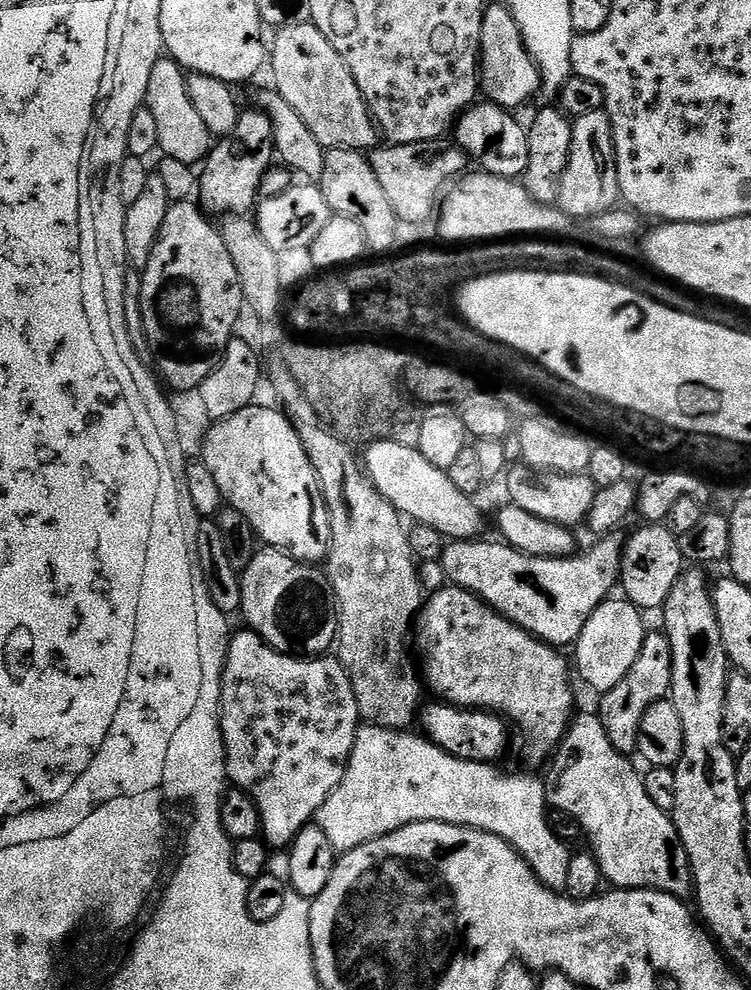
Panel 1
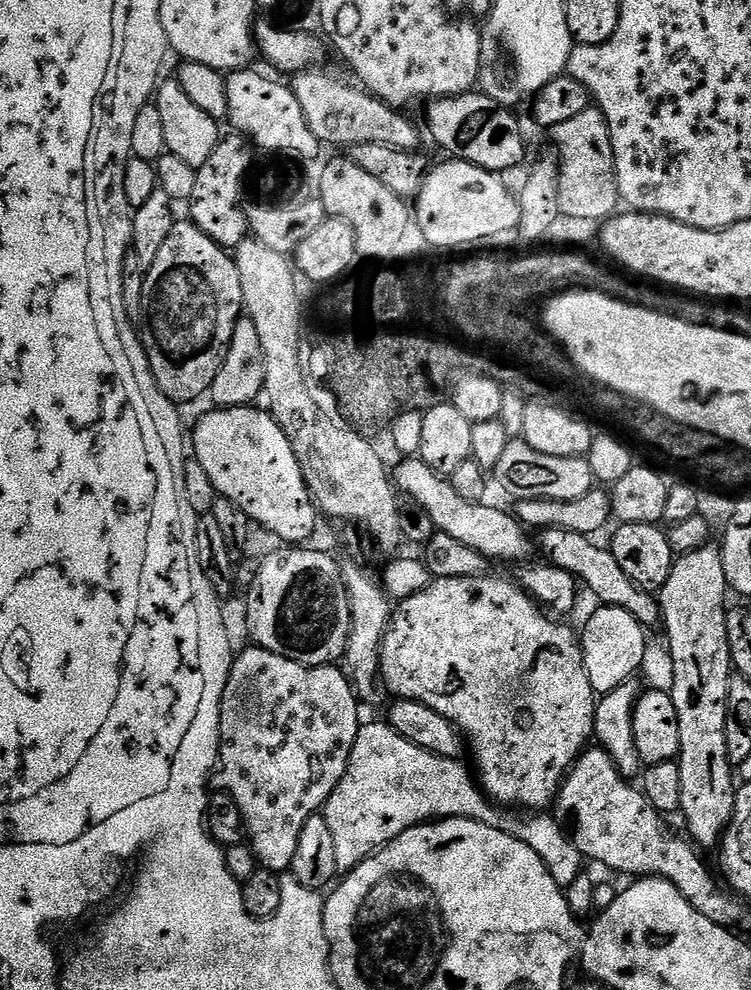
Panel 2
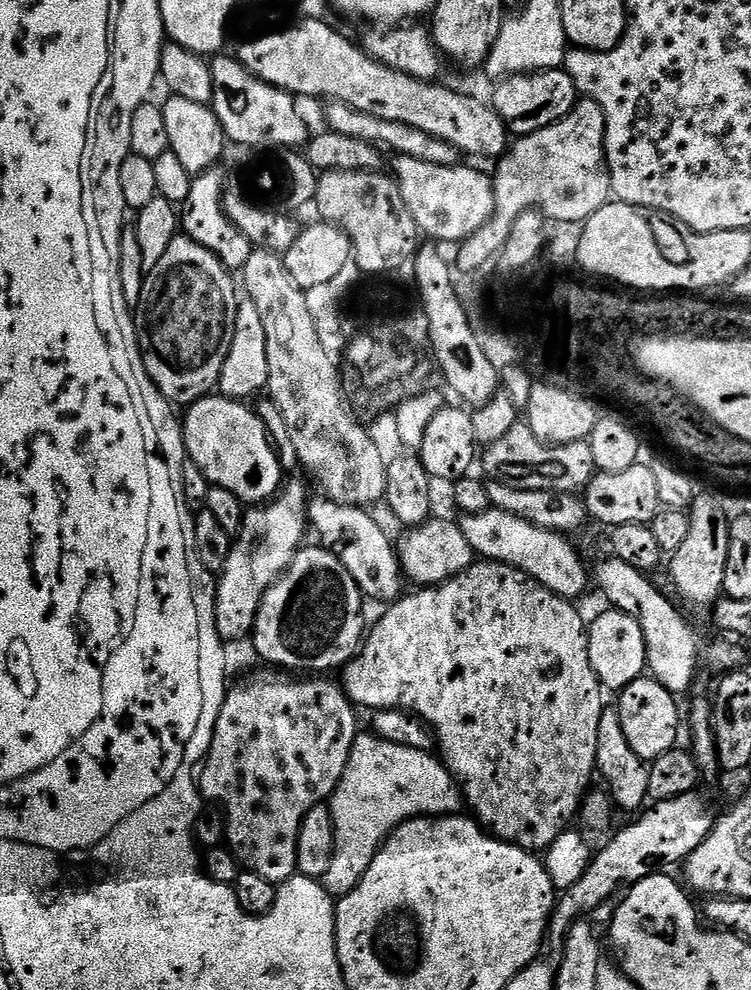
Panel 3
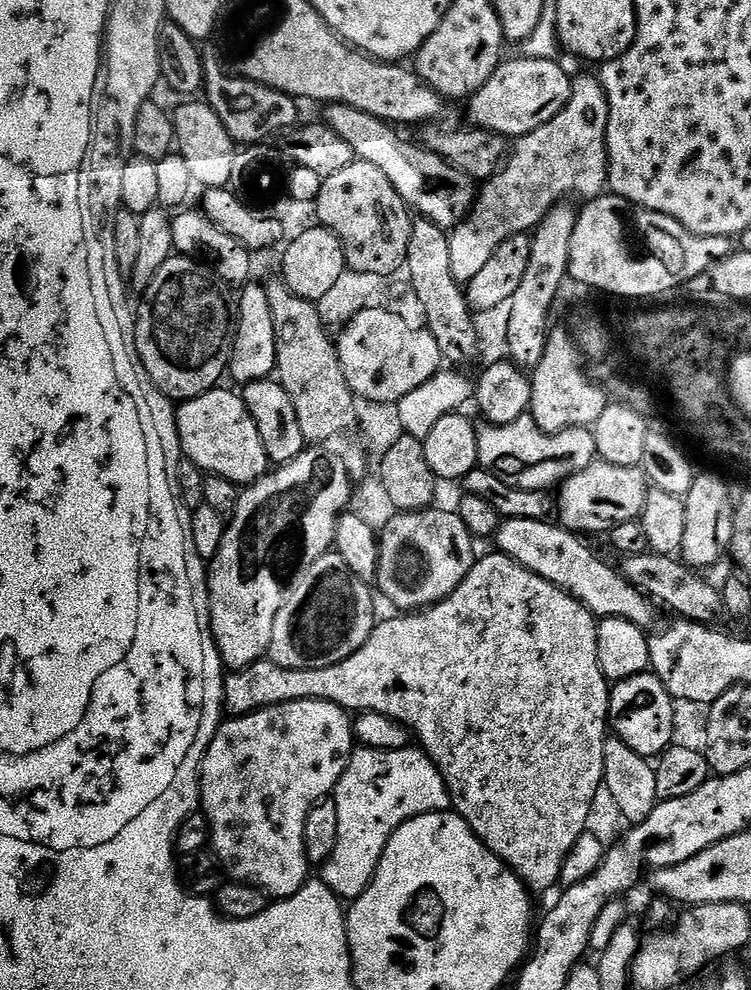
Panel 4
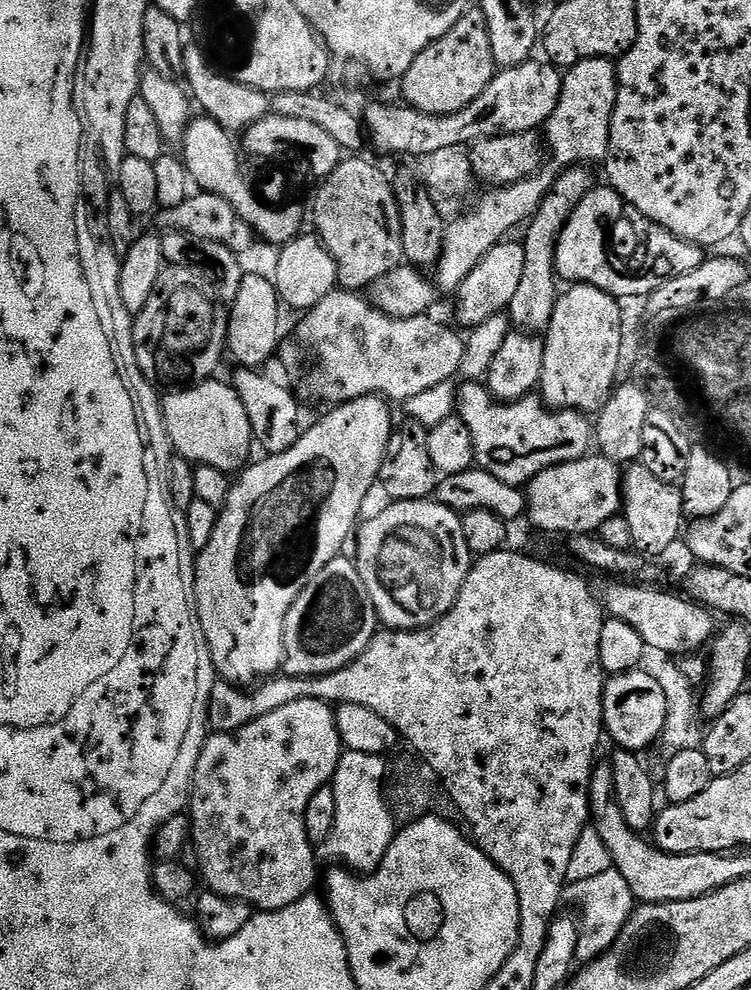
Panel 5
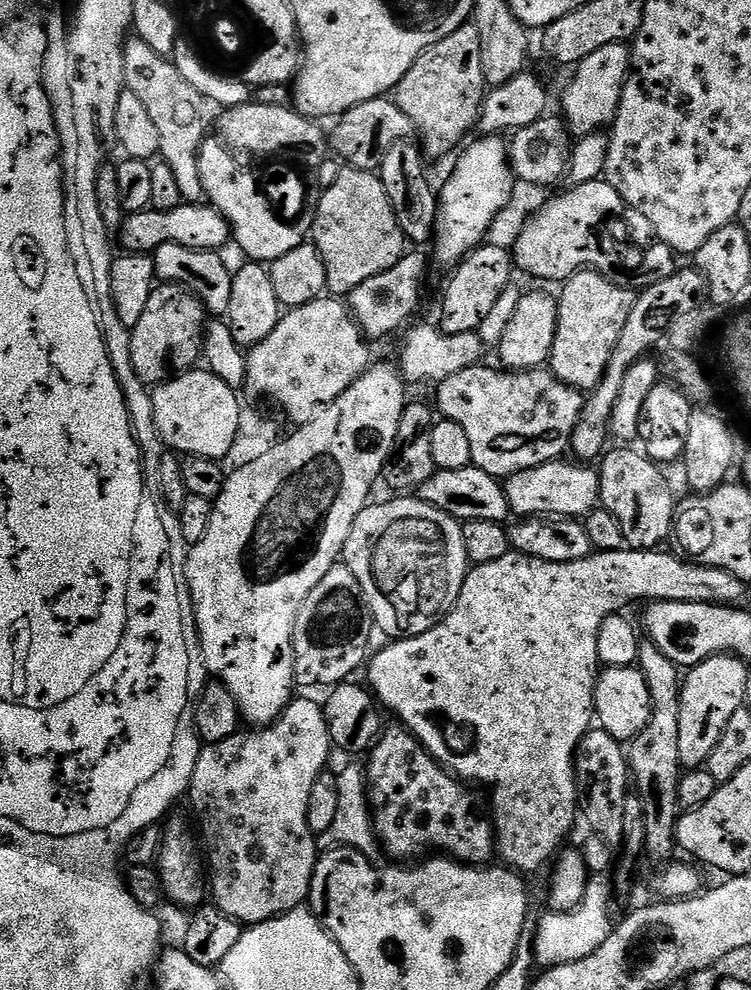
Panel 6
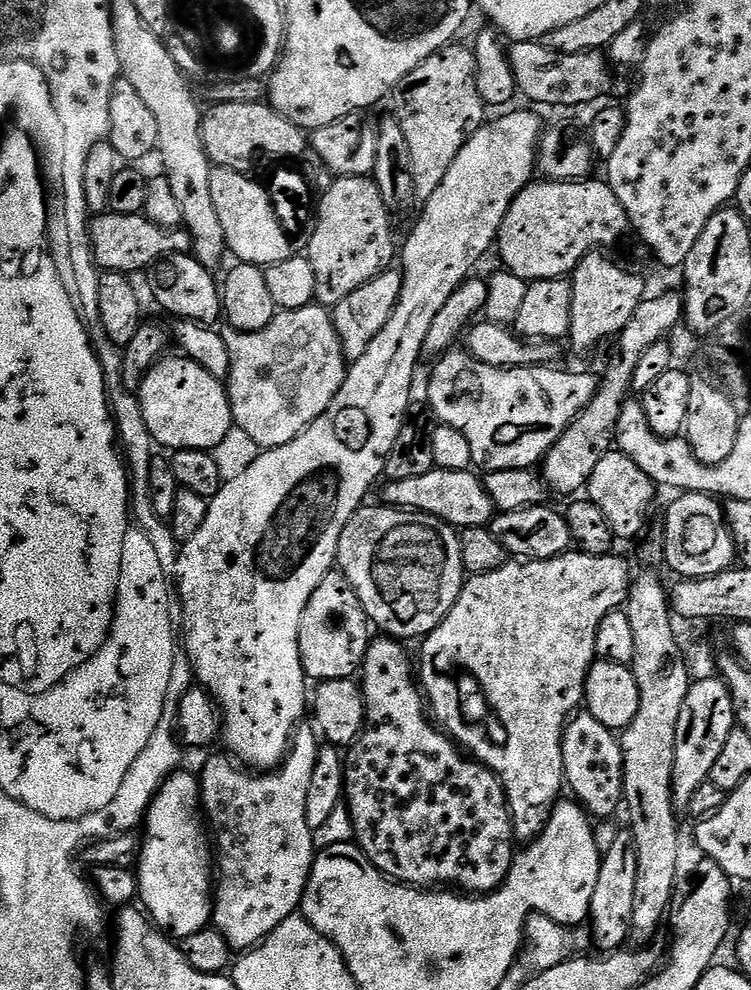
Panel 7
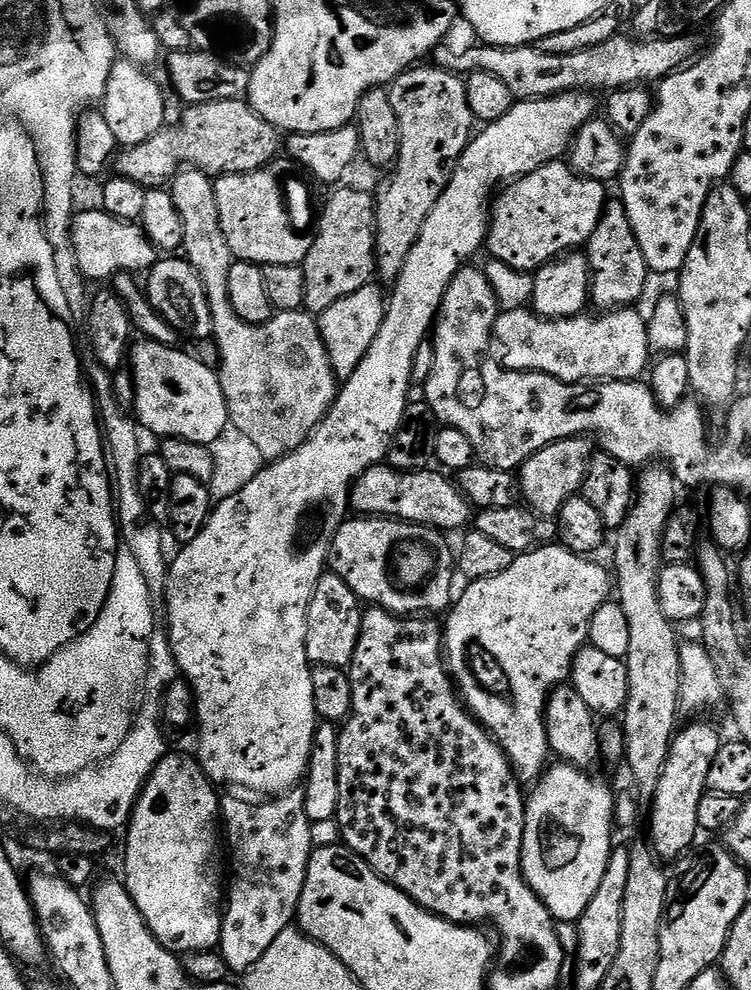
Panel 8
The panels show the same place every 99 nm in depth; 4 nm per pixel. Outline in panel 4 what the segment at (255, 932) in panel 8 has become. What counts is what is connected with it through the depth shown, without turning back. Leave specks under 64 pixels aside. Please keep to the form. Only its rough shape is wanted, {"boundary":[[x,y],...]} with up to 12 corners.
{"boundary":[[334,702],[234,716],[198,804],[228,880],[287,900],[354,751]]}

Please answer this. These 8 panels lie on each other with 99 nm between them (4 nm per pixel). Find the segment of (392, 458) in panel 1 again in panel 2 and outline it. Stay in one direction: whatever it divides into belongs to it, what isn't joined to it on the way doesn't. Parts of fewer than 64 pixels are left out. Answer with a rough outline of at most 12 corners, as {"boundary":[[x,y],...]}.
{"boundary":[[419,458],[394,484],[437,532],[492,560],[528,560],[534,540],[511,511],[471,504]]}

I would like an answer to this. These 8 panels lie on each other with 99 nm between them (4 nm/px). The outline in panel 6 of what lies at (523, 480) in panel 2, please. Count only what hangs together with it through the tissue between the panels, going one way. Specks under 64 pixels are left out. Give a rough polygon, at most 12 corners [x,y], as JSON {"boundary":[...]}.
{"boundary":[[477,366],[435,407],[507,478],[569,451],[580,389]]}

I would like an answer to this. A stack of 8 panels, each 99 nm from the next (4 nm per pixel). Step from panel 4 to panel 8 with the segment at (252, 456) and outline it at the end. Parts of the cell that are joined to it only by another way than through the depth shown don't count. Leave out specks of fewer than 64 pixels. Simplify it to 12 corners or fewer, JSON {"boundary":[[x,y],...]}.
{"boundary":[[147,338],[135,415],[159,438],[210,445],[229,427],[215,367]]}

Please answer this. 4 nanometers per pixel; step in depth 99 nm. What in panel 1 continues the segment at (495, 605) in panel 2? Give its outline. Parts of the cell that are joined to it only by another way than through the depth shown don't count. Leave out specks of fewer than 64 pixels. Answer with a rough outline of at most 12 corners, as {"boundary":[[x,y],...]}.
{"boundary":[[473,592],[427,597],[414,644],[445,704],[520,727],[551,757],[570,660]]}

